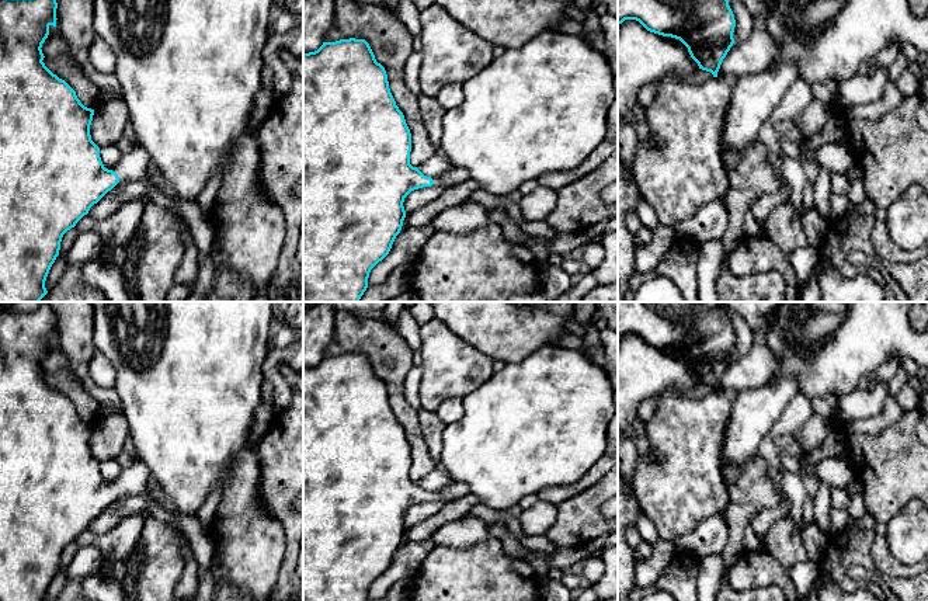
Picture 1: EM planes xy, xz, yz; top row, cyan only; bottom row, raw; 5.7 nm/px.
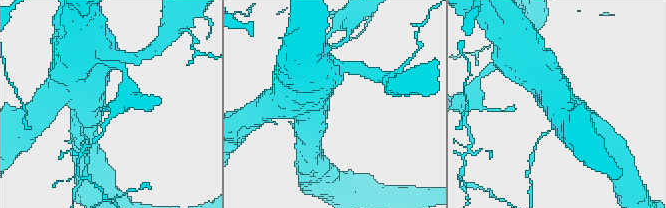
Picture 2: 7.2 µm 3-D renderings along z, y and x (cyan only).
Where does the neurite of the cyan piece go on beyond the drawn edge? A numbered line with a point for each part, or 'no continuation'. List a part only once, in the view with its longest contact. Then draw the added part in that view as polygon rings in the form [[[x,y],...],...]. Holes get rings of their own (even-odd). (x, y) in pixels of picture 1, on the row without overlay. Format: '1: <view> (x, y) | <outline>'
1: xy (132, 480) | [[[135,458],[124,466],[119,477],[114,482],[119,496],[143,496],[147,500],[147,514],[163,521],[171,528],[181,531],[190,541],[192,556],[199,570],[213,572],[215,567],[215,534],[206,531],[197,514],[183,514],[178,510],[166,510],[147,491],[149,469]]]

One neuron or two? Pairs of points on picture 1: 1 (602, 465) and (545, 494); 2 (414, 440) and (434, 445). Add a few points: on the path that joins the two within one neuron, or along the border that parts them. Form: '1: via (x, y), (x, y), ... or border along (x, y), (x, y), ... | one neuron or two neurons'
1: via (588, 479), (579, 487), (559, 493) | one neuron
2: border along (417, 412), (423, 440), (428, 454), (437, 462) | two neurons

